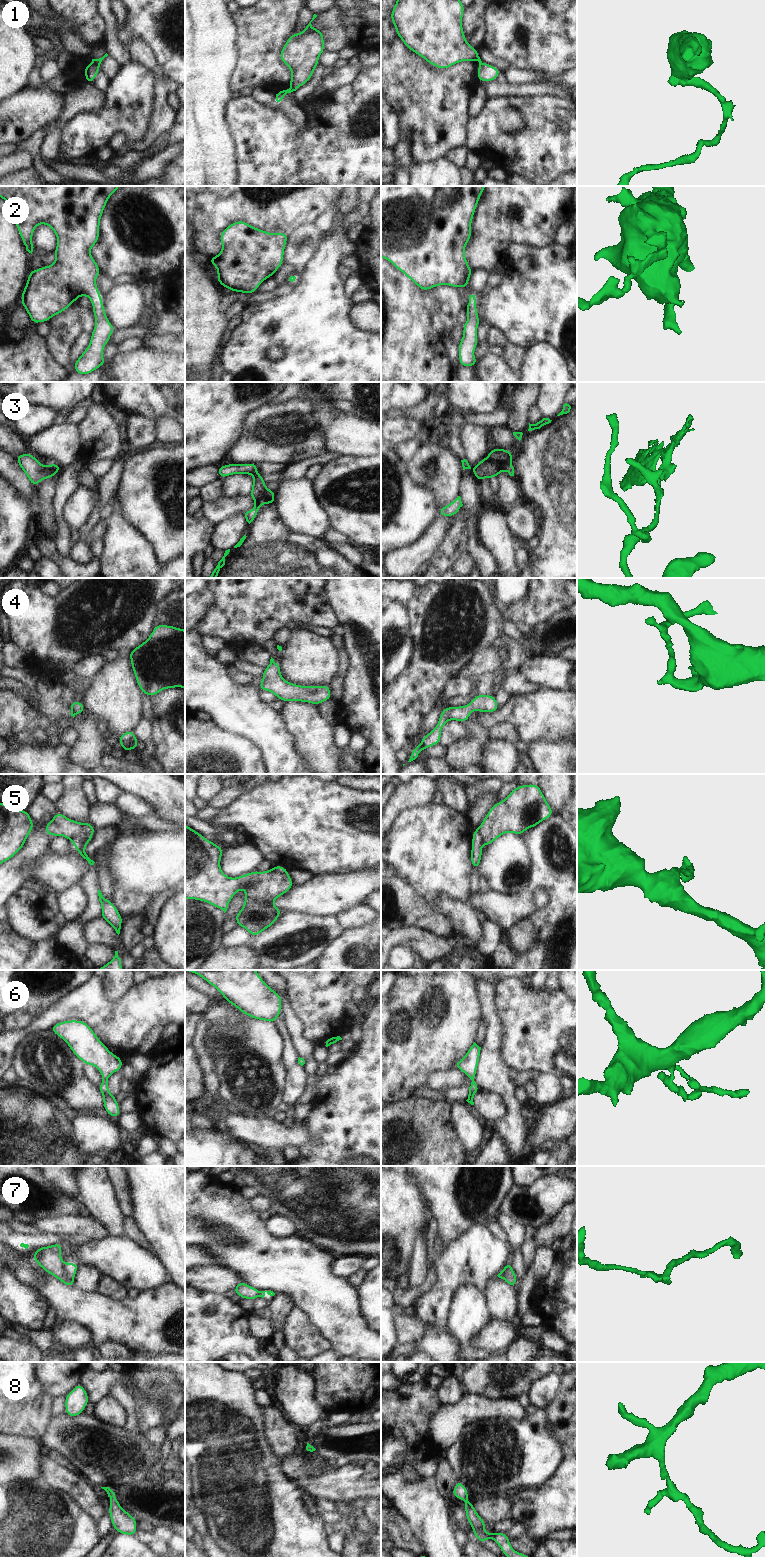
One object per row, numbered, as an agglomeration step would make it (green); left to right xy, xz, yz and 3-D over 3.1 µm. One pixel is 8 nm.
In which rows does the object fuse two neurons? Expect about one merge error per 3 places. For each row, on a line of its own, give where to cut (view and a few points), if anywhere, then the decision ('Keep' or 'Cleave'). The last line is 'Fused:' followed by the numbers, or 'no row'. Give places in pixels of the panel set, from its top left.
1: Split along xy (92, 61), (98, 65). Cleave
2: No split. Keep
3: Split along xz (256, 472), (252, 475). Cleave
4: No split. Keep
5: Split along xy (90, 838), (84, 835), (75, 846). Cleave
6: No split. Keep
7: Split along xy (63, 1262), (66, 1276), (73, 1280). Cleave
8: No split. Keep
Fused: 1, 3, 5, 7.

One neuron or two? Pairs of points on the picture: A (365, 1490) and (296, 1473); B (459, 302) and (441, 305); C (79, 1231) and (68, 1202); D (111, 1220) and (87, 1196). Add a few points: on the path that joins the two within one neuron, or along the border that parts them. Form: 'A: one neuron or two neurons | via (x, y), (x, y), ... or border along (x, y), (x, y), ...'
A: one neuron | via (348, 1483), (335, 1483), (313, 1476)
B: one neuron | via (455, 302), (445, 302)
C: two neurons | border along (84, 1213), (50, 1218)
D: one neuron | via (105, 1214), (93, 1202)

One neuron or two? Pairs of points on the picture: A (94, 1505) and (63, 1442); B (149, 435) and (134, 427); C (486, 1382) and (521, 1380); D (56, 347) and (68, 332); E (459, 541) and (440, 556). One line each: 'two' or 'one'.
A: two
B: one
C: one
D: one
E: one

